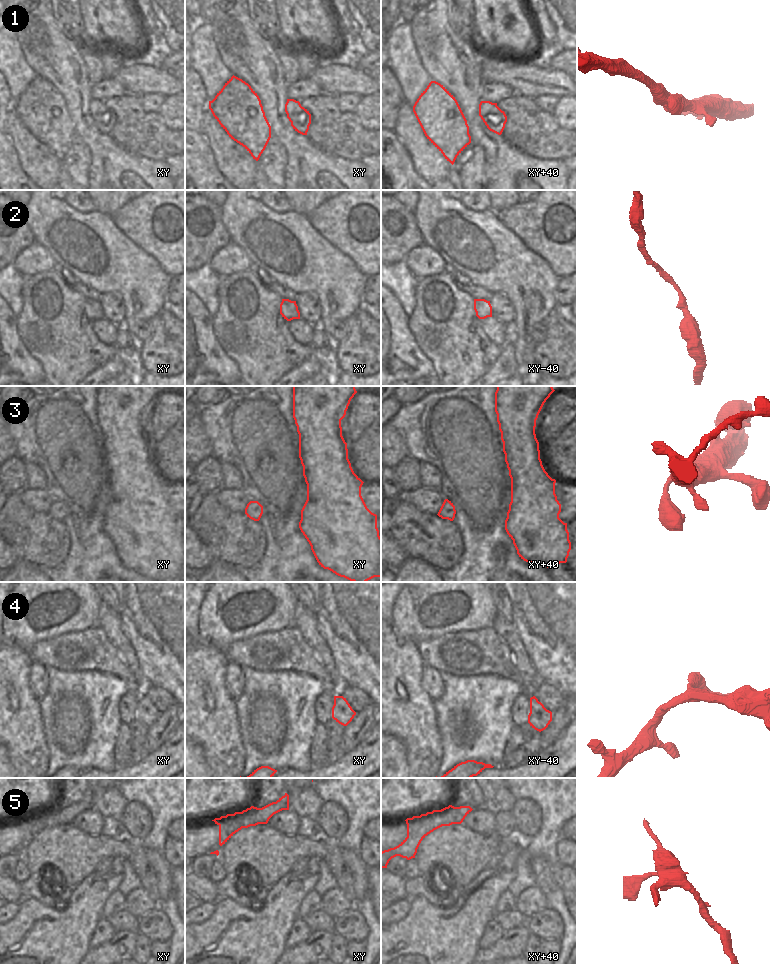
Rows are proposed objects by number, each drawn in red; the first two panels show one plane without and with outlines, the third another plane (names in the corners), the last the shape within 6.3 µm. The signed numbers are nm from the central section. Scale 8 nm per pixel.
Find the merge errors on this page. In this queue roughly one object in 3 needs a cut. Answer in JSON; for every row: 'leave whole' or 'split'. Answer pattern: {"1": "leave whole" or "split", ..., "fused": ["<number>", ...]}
{"1": "leave whole", "2": "leave whole", "3": "leave whole", "4": "leave whole", "5": "leave whole", "fused": []}

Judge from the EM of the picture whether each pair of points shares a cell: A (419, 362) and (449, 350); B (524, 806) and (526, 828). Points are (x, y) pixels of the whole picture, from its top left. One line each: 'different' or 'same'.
A: different
B: same

